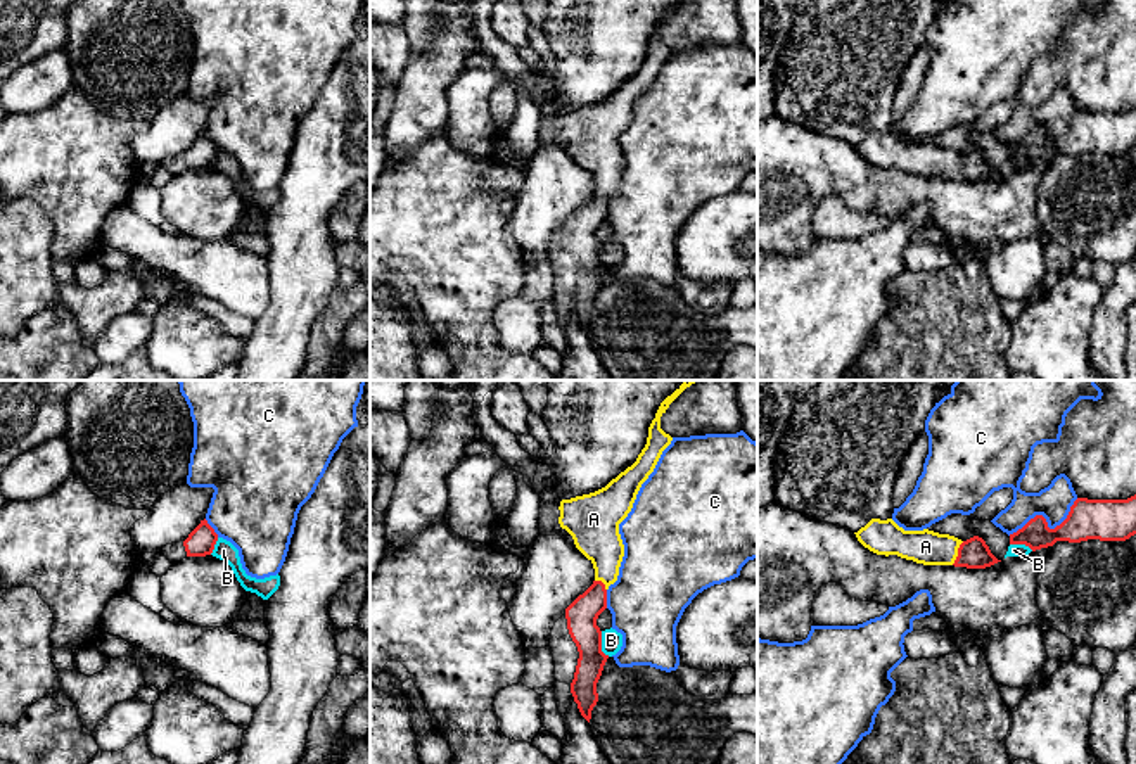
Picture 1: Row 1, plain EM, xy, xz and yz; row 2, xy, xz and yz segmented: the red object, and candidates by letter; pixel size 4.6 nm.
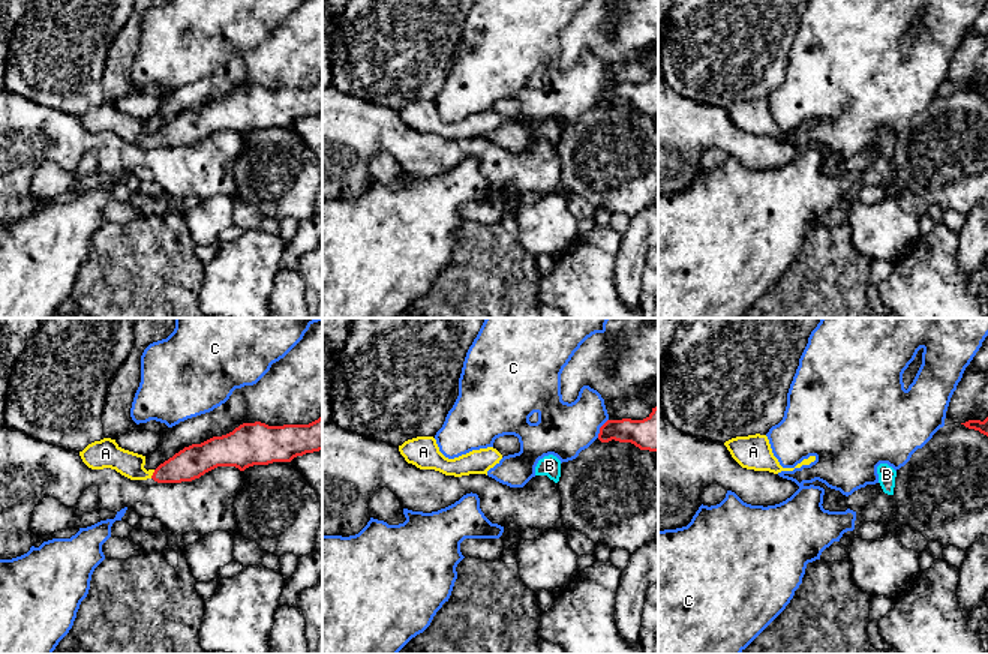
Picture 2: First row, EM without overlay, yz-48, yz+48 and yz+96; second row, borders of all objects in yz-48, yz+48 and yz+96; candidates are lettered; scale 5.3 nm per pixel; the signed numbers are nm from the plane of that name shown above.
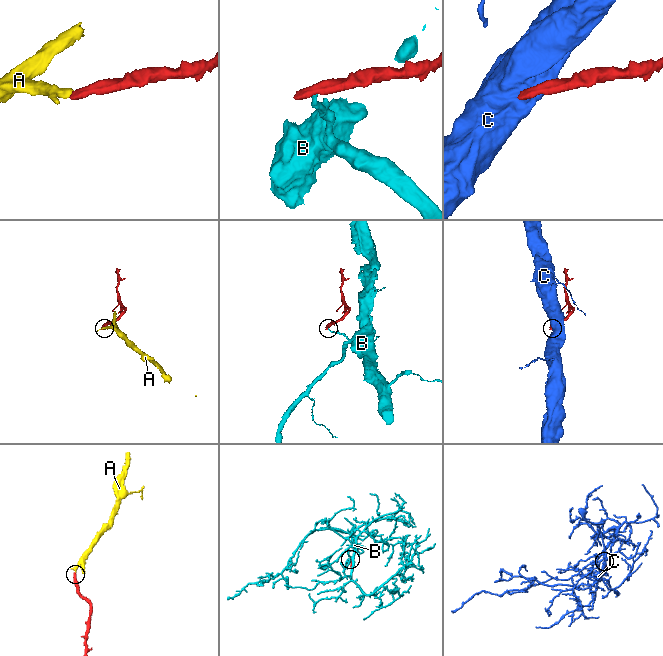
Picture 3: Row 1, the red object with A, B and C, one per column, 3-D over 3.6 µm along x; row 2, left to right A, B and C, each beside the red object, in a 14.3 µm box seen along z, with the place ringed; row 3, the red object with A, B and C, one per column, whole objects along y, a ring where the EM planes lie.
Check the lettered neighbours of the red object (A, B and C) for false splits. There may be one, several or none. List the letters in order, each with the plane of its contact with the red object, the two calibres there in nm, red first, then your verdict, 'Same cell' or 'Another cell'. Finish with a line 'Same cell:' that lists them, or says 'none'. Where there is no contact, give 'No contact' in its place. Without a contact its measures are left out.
A: Touches red in yz. Thickness 140 nm (red) against 160 nm. Same cell
B: Touches red in xz. Thickness 150 nm (red) against 100 nm. Another cell
C: Touches red in yz. Thickness 190 nm (red) against 160 nm. Another cell
Same cell: A

